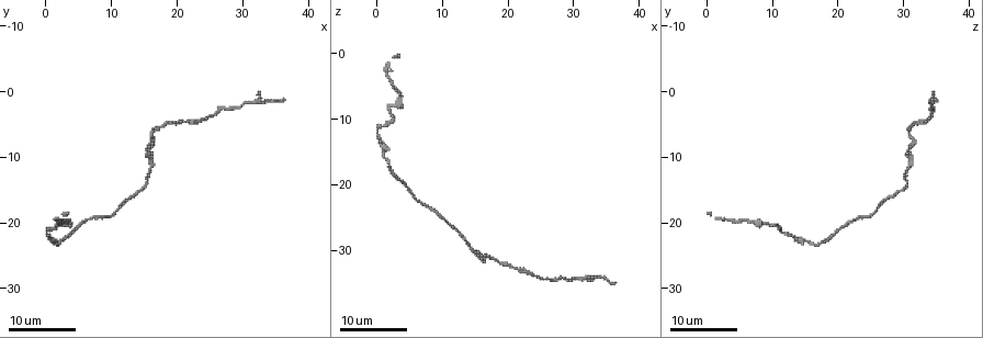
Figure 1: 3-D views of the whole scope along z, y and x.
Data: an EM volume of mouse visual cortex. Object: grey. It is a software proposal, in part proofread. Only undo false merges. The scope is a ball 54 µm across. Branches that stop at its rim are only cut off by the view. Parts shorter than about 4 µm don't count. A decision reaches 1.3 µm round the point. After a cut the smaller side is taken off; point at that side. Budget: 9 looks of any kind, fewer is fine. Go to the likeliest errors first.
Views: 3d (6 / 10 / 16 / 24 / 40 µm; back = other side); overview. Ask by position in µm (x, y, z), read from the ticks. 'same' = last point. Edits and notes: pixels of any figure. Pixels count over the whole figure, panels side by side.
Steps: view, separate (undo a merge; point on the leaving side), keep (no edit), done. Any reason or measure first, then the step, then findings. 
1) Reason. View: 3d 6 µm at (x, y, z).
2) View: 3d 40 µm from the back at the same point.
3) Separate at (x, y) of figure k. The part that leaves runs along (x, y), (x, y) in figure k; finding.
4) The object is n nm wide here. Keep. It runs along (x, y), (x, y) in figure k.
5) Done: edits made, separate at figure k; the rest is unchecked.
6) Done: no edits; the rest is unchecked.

Thin neck. View: 3d 24 µm at (21.0, 4.5, 33.0).

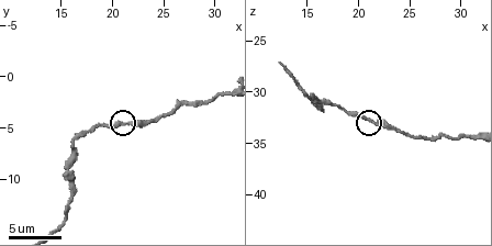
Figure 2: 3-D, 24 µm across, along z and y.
View: 3d 6 µm at (21.2, 4.6, 33.0).

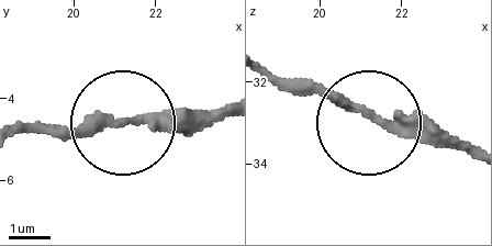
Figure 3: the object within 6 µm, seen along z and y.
View: 3d 6 µm from the back at (21.30, 4.60, 32.85).

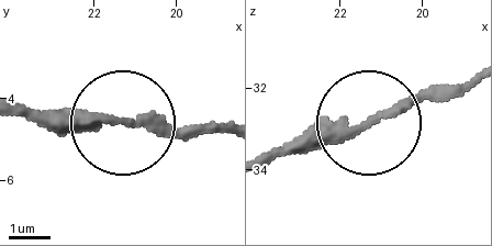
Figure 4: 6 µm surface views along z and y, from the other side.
Keep. It runs along (224, 133), (29, 123) in figure 4; one cell here.

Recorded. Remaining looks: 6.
Sudden change in width. View: 3d 24 µm at (16.0, 8.0, 31.0).

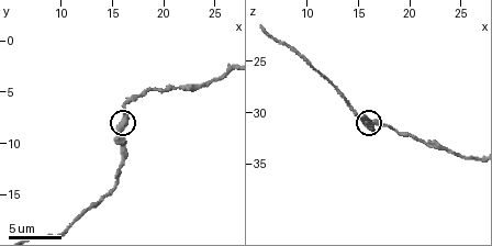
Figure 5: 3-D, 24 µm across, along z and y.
View: 3d 10 µm at the same point.

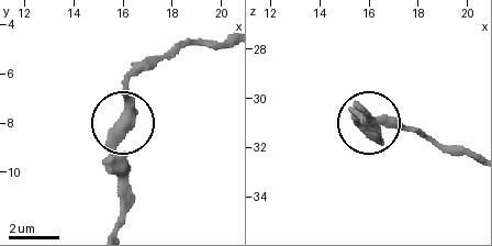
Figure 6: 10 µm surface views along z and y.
The object is 420 nm wide here. Keep. Continuous, no second cell.

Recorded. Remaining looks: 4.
Thick turns thin. View: 3d 16 µm at (1.0, 23.0, 15.5).

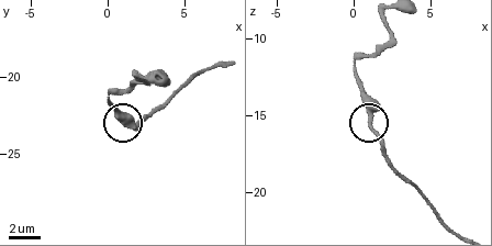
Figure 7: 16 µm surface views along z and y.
View: 3d 10 µm at the same point.

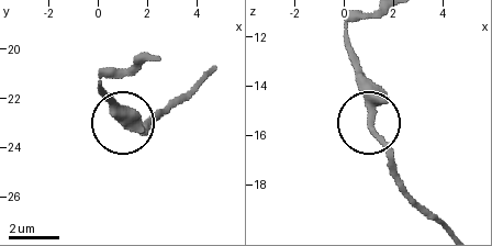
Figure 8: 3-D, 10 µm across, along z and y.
The object is 380 nm wide here. Keep. It runs along (442, 223), (410, 191), (389, 147), (368, 122), (359, 68) in figure 8; all the same cell.

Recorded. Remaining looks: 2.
Thick turns thin. View: 3d 10 µm at (31.0, 1.4, 34.4).

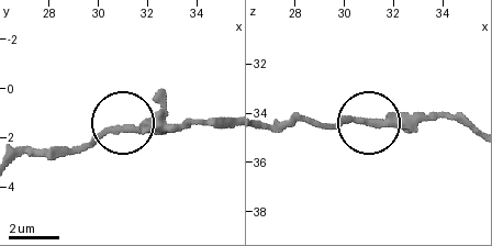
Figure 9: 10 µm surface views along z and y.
Keep. It runs along (18, 157), (87, 145), (132, 126), (186, 126) in figure 9; all the same cell.

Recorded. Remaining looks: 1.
Done: no edits; the rest is unchecked.

